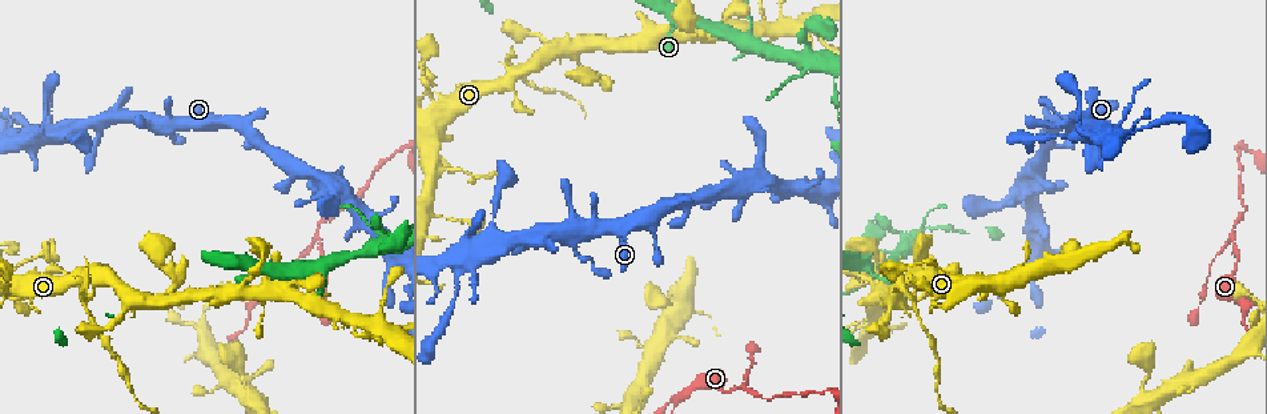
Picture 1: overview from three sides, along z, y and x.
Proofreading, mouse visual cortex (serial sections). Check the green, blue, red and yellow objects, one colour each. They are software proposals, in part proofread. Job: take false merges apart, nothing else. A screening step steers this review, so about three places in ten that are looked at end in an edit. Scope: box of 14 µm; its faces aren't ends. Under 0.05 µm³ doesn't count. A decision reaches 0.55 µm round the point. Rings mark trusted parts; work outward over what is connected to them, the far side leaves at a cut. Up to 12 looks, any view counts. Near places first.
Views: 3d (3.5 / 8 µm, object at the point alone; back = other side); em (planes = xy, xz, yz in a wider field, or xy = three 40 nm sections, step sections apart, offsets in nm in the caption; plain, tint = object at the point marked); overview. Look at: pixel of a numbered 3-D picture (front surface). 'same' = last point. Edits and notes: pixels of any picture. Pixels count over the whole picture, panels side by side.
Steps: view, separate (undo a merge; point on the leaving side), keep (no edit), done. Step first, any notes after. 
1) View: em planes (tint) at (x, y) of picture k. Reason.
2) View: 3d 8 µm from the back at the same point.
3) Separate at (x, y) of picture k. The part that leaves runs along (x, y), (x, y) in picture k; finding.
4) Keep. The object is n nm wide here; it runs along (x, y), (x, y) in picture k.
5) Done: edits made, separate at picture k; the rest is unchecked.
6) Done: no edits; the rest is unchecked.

View: 3d 3.5 µm at (912, 300) of picture 1. Sharp bend.

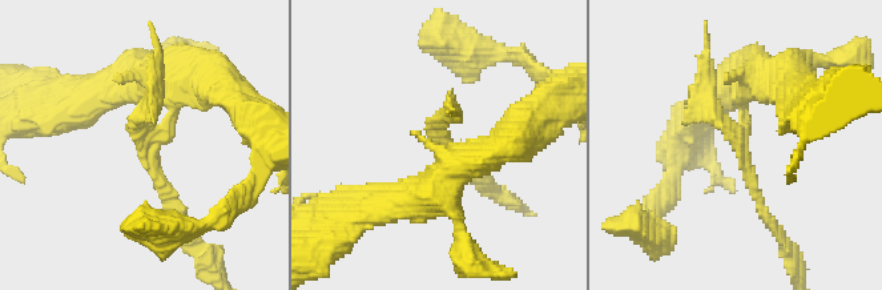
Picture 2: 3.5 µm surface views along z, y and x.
View: em xy step 3 (plain) at (142, 150) of picture 2.

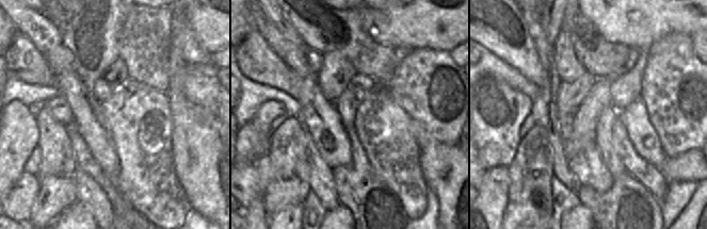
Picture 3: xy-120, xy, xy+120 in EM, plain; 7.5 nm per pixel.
View: em xy step 3 (tint) at the same point. With the object marked.

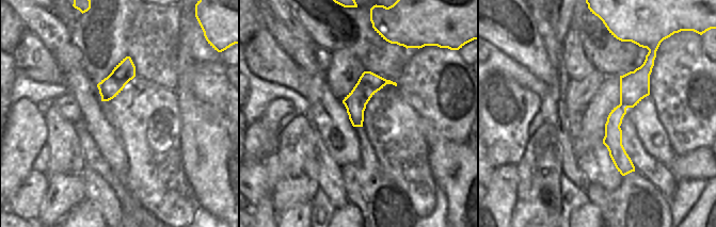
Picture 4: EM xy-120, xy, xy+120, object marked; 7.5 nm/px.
Keep. It runs along (757, 75), (740, 157), (770, 222) in picture 2; all the same cell.

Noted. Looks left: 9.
View: 3d 8 µm at (46, 268) of picture 1. Abrupt turn.

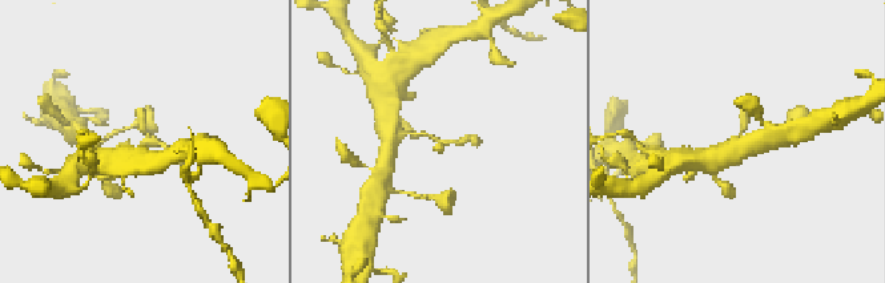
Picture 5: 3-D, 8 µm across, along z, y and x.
View: 3d 3.5 µm at (440, 141) of picture 5. Closer look.

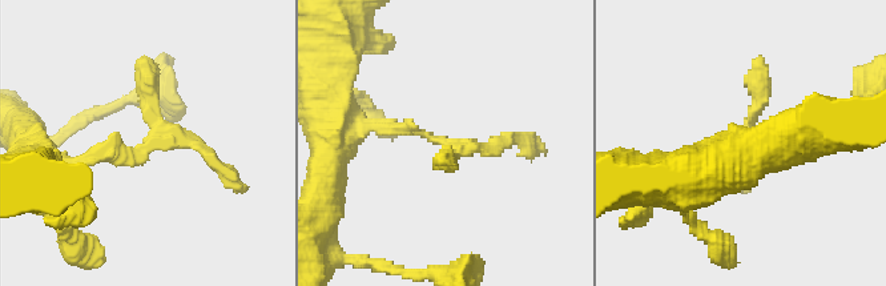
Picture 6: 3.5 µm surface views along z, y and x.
View: em xy step 3 (tint) at (453, 146) of picture 6. Need the tissue.

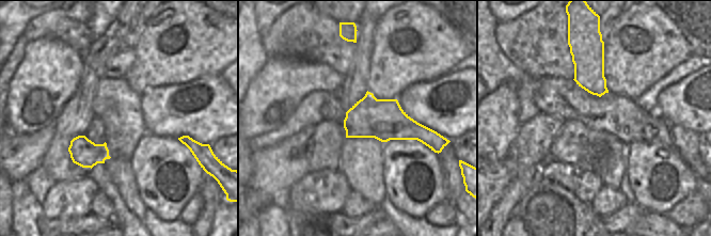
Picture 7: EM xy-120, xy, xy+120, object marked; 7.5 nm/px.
Keep. It runs along (71, 164), (153, 144), (141, 63) in picture 6; one cell here.

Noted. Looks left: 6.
View: 3d 3.5 µm from the back at (253, 305) of picture 1. A fork.

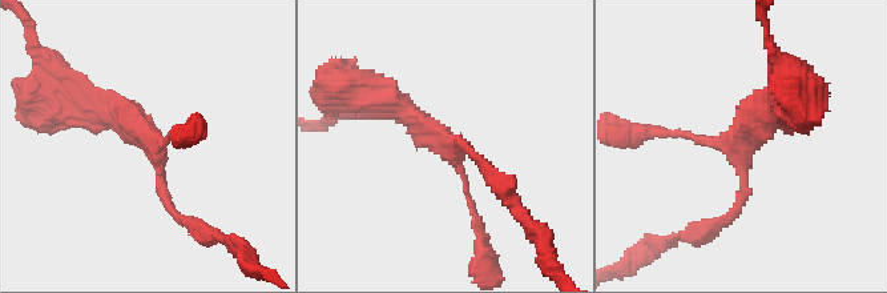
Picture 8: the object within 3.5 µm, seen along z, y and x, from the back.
View: em xy step 3 (tint) at (147, 135) of picture 8. 3 arms meet here; the arms are 100, 150, 350 nm wide; now the EM.

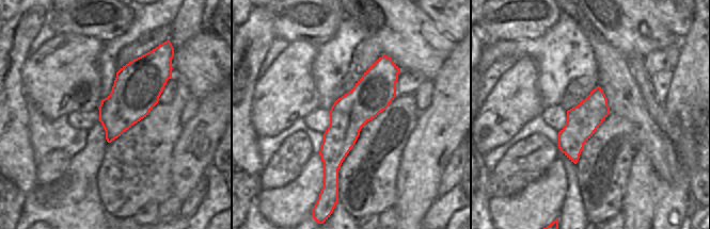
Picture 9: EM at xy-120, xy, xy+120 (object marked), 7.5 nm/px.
Keep. It runs along (385, 59), (333, 181) in picture 9; one cell here.

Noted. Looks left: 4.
View: 3d 3.5 µm at (1230, 236) of picture 1. Three arms meet.

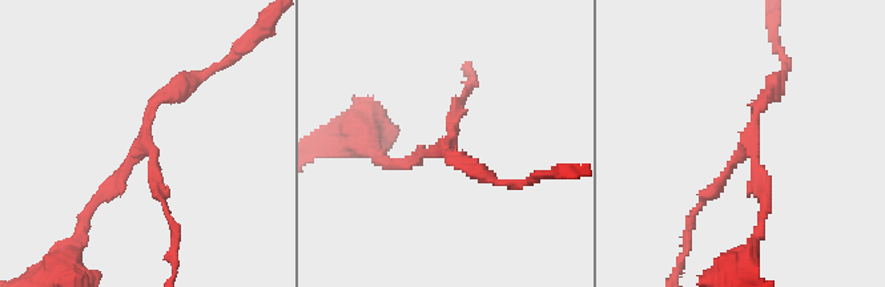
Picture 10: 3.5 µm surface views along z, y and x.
View: em xy step 1 (tint) at (143, 148) of picture 10. Shape alone is not enough.

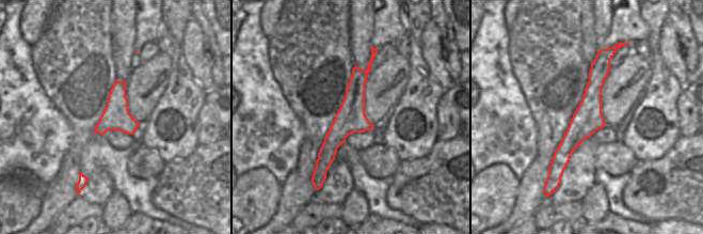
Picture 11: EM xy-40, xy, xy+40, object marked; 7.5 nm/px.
Keep. The object is 220 nm wide here; it runs along (610, 51), (557, 181) in picture 11; all the same cell.

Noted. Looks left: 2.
View: 3d 3.5 µm at (748, 35) of picture 1. Two arms in line, one across.

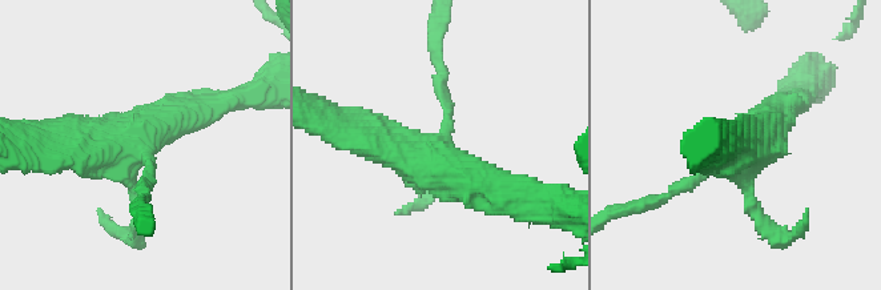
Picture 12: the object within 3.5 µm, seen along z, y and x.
View: em planes (tint) at (144, 156) of picture 12.

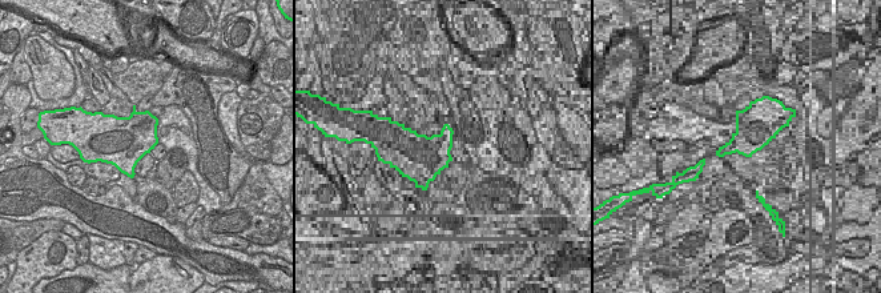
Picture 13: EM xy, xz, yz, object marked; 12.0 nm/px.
Separate at (439, 67) of picture 12. A second cell is stuck on.

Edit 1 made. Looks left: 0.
Done: edits made, separate at picture 12; the rest is unchecked.

